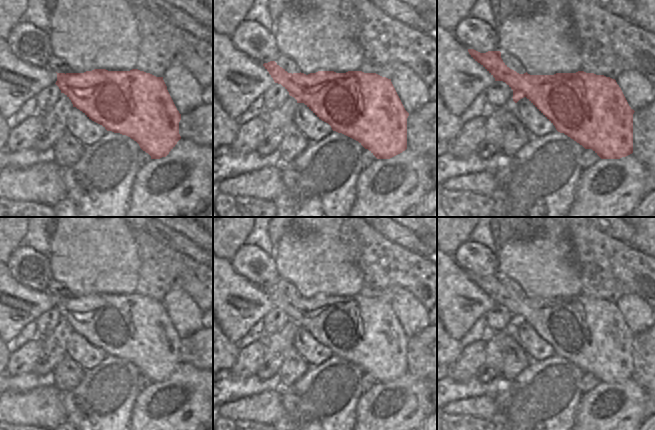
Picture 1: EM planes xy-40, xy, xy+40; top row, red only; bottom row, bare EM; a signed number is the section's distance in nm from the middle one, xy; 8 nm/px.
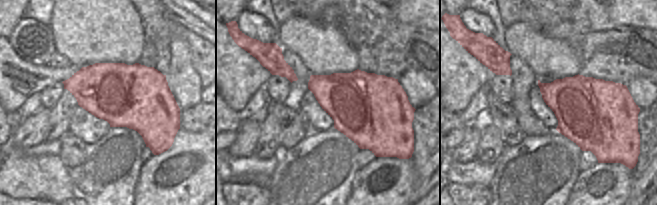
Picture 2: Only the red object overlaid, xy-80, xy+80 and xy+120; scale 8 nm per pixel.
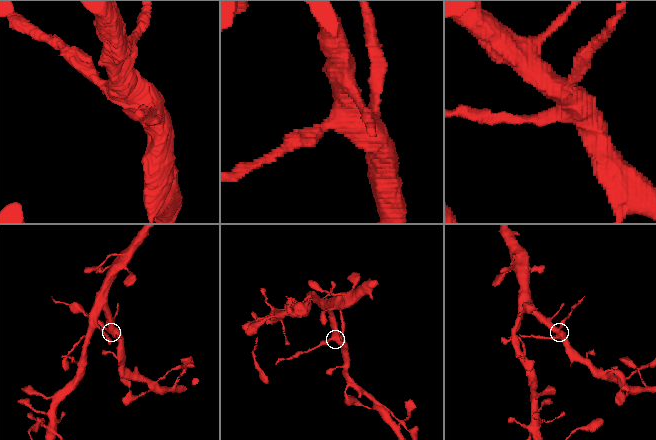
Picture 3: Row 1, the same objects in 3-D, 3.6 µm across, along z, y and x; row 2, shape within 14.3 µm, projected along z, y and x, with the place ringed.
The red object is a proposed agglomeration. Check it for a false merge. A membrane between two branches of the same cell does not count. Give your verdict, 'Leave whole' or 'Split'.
Split

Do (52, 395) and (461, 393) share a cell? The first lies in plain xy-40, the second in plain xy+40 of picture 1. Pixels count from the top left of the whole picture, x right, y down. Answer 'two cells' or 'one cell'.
two cells

